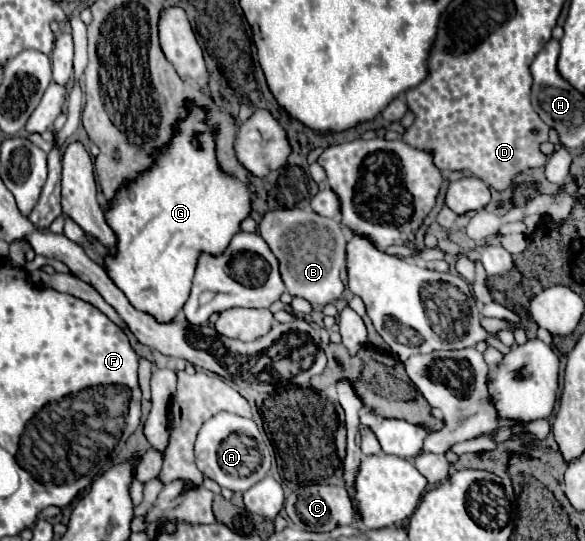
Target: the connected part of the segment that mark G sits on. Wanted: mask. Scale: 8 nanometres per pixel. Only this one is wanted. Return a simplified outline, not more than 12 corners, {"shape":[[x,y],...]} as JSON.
{"shape":[[208,107],[122,181],[104,271],[170,323],[250,215]]}

